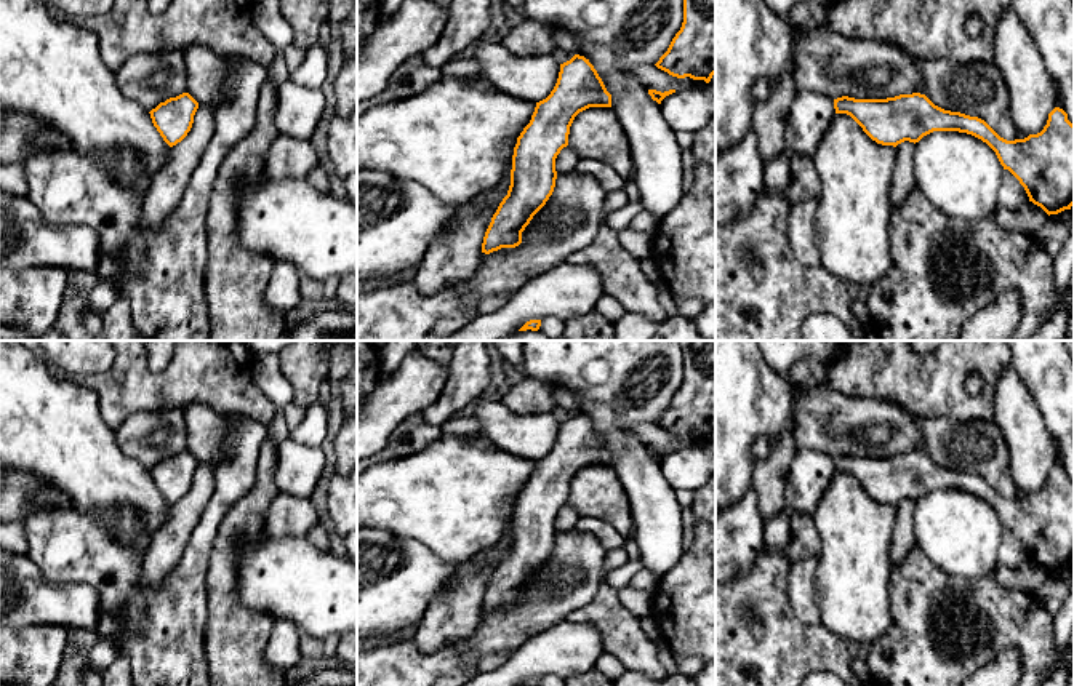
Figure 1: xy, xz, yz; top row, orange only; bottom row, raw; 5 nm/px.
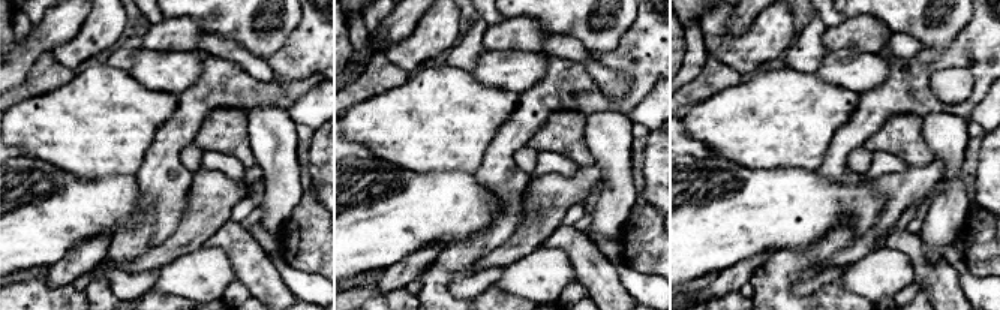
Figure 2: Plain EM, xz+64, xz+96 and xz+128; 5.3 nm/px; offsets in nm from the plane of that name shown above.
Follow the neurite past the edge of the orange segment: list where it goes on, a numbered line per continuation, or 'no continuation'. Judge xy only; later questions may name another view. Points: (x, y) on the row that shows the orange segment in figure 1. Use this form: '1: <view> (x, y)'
no continuation

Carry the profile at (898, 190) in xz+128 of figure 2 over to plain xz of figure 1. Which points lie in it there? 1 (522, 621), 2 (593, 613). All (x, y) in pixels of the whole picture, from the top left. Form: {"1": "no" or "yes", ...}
{"1": "yes", "2": "no"}

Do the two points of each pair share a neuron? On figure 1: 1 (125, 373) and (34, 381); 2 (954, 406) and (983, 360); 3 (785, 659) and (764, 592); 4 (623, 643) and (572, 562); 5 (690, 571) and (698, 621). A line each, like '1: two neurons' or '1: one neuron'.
1: two neurons
2: one neuron
3: one neuron
4: two neurons
5: one neuron

